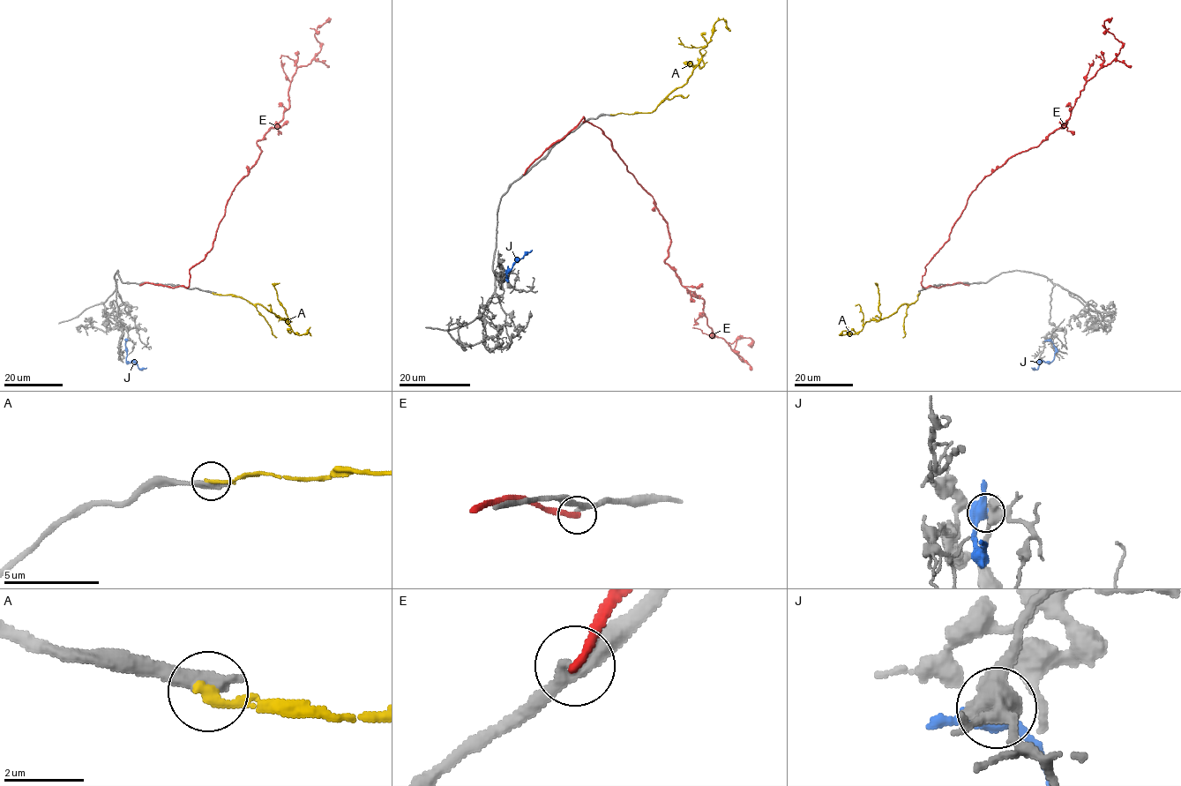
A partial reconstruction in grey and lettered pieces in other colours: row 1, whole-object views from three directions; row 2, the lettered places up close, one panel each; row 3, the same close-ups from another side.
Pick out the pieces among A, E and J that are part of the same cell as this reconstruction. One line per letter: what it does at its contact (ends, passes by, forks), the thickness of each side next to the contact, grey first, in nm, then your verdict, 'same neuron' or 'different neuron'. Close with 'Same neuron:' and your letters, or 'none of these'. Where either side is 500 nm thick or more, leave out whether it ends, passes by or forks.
A: it ends | 440/240 nm | different neuron
E: it ends | 280/240 nm | different neuron
J: 440/500 nm | different neuron
Same neuron: none of these

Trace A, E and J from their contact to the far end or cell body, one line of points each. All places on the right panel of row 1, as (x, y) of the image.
A: (919, 293), (917, 299), (903, 303), (892, 314), (866, 322), (858, 333), (840, 334), (847, 331), (850, 335)
E: (968, 285), (924, 288), (925, 266), (987, 175), (1065, 126), (1084, 85), (1123, 45), (1105, 27), (1111, 17)
J: (1050, 340), (1056, 351), (1054, 358), (1051, 362), (1042, 361), (1036, 370), (1031, 367)

